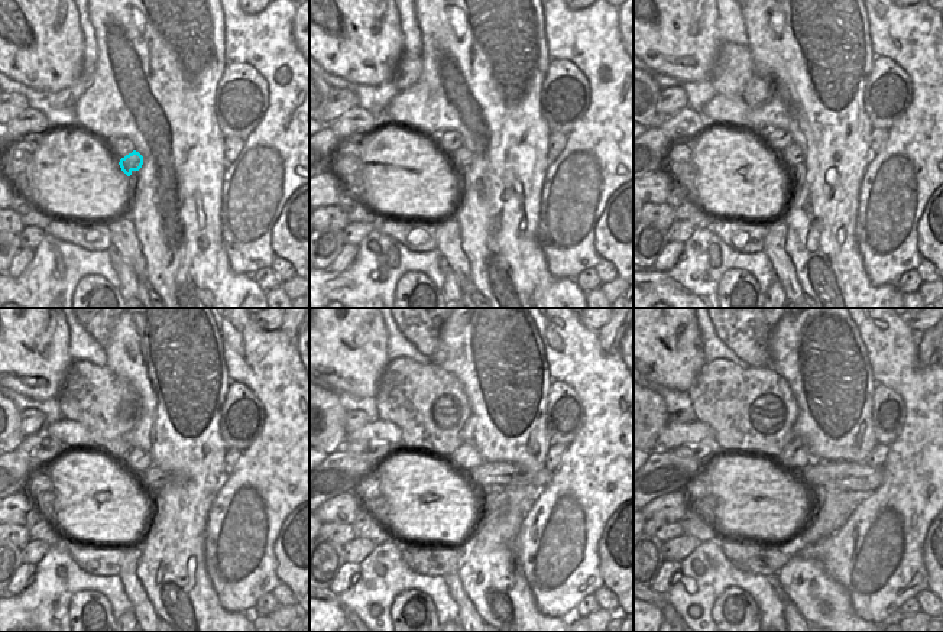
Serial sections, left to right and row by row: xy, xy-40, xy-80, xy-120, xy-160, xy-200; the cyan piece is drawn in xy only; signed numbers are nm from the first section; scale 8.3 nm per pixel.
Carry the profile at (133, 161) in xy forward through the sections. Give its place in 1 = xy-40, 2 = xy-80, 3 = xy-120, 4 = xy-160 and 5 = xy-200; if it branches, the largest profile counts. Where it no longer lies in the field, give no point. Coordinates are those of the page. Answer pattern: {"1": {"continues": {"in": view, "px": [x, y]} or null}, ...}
{"1": {"continues": {"in": "xy-40", "px": [462, 158]}}, "2": {"continues": {"in": "xy-80", "px": [793, 155]}}, "3": {"continues": {"in": "xy-120", "px": [154, 477]}}, "4": {"continues": {"in": "xy-160", "px": [489, 473]}}, "5": {"continues": {"in": "xy-200", "px": [859, 477]}}}

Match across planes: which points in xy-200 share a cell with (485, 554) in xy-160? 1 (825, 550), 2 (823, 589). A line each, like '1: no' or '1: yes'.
1: no
2: yes

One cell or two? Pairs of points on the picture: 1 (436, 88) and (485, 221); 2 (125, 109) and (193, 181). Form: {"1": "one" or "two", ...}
{"1": "one", "2": "one"}

